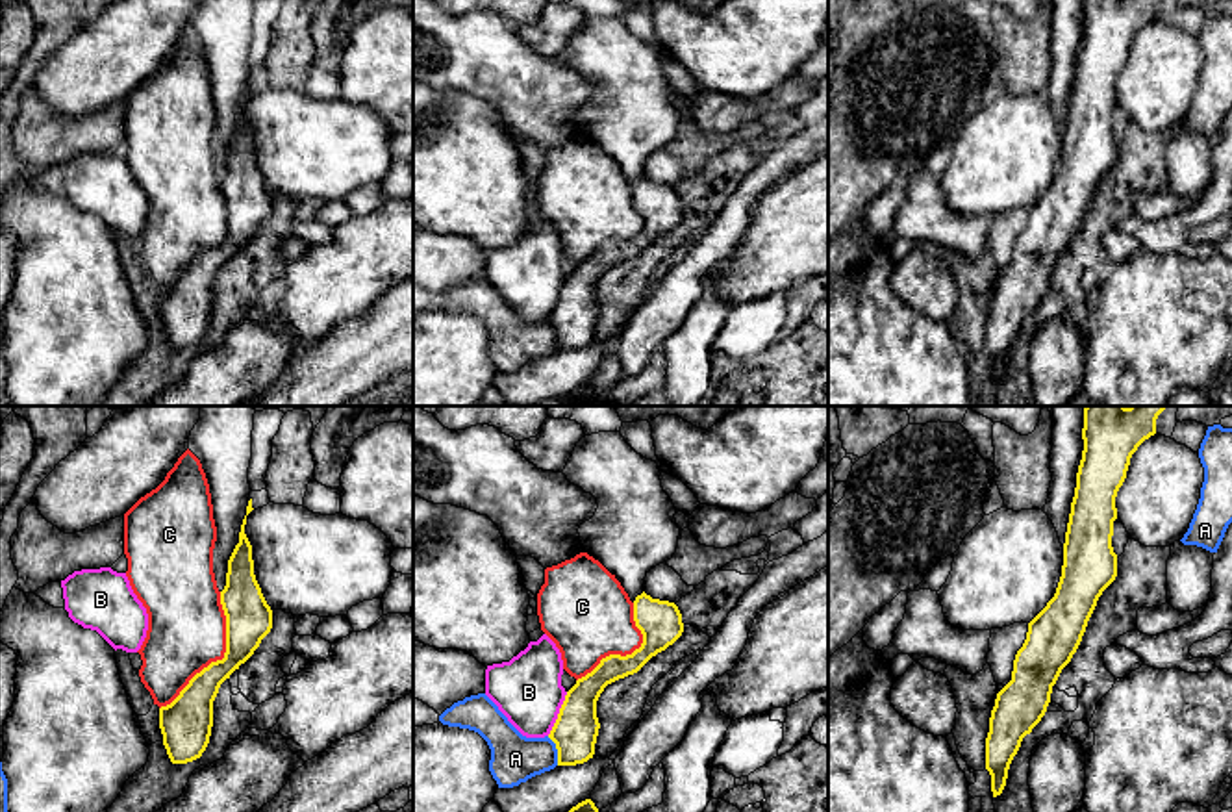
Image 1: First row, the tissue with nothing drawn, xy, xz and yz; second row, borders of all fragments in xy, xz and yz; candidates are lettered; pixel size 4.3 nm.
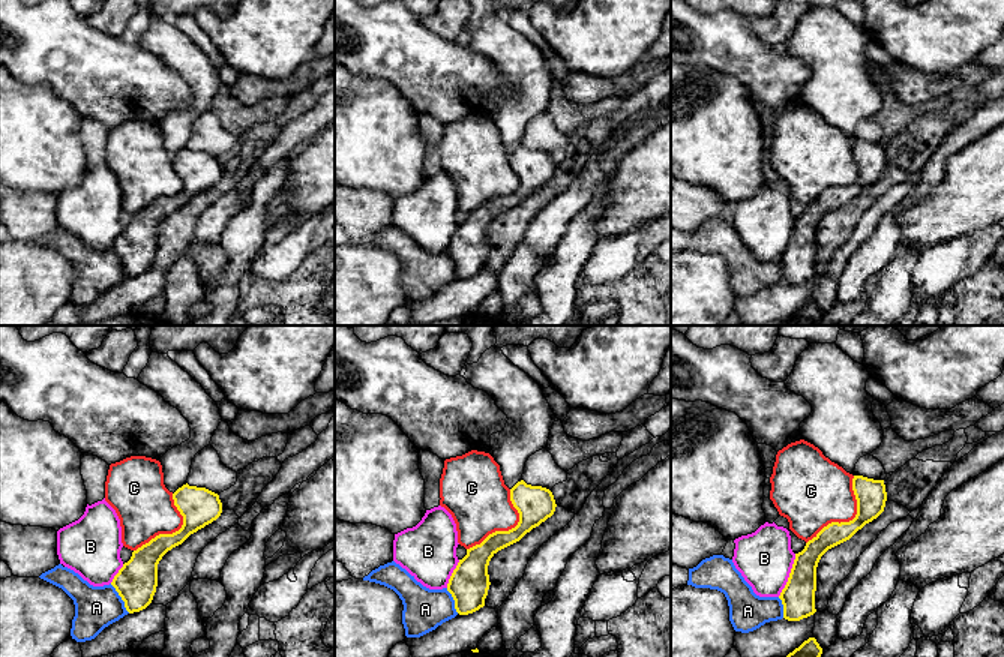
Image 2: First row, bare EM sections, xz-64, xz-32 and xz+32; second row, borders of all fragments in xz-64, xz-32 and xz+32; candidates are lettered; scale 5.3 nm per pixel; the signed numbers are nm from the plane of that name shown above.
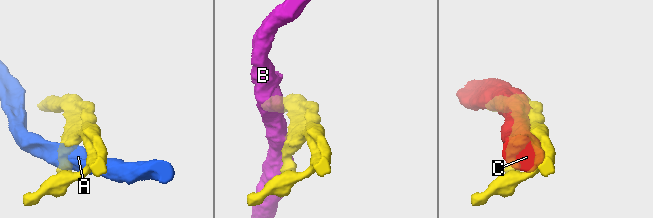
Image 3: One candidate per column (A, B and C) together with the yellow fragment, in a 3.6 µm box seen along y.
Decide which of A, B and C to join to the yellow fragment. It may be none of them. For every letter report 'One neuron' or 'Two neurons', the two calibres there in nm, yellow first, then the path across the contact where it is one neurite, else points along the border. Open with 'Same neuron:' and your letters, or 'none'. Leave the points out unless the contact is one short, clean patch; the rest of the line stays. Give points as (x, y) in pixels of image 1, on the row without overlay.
Same neuron: C
A: Two neurons. Thickness 190 nm (yellow) against 200 nm. Boundary: xz (547, 321), (554, 329), (558, 349)
B: Two neurons. Thickness 190 nm (yellow) against 300 nm. Boundary: xz (567, 277), (558, 303), (547, 319)
C: One neuron. Thickness 200 nm (yellow) against 340 nm

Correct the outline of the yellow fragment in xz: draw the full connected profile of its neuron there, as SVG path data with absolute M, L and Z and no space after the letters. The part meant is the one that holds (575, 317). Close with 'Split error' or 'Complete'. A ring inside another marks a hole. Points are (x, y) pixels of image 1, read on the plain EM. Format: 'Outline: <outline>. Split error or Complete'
Outline: M645 176L634 185L634 206L643 228L632 239L610 239L578 263L567 276L558 304L548 319L558 334L558 350L584 349L595 339L598 321L597 285L604 273L637 258L652 241L673 230L684 217L682 198L674 187L652 184Z. Complete

